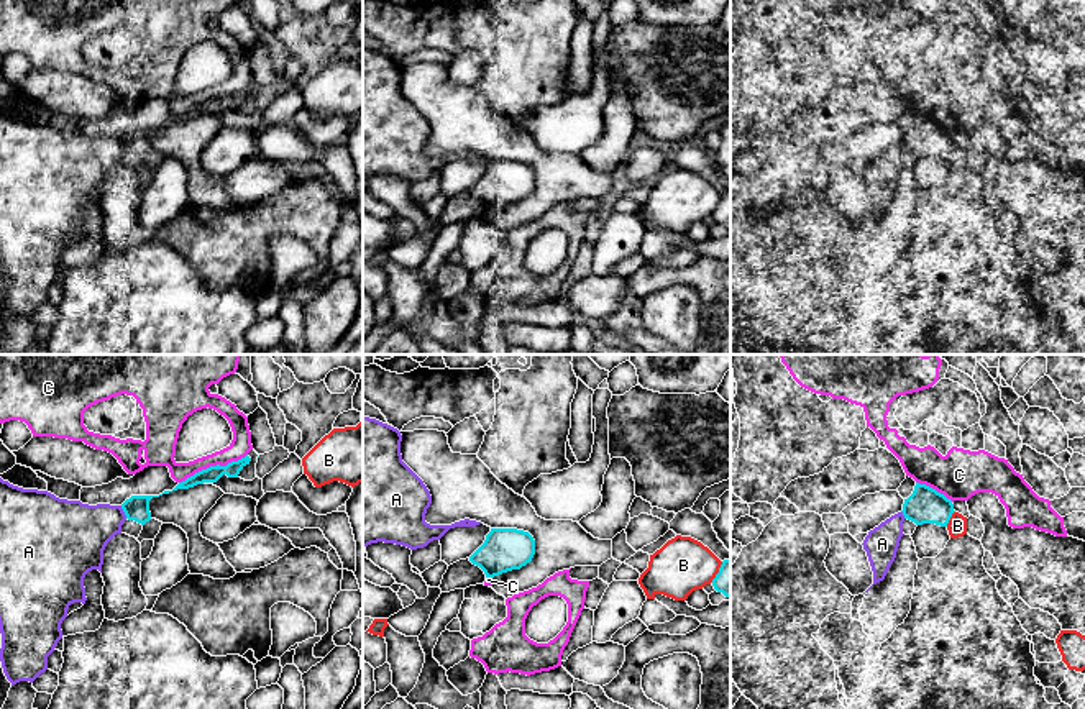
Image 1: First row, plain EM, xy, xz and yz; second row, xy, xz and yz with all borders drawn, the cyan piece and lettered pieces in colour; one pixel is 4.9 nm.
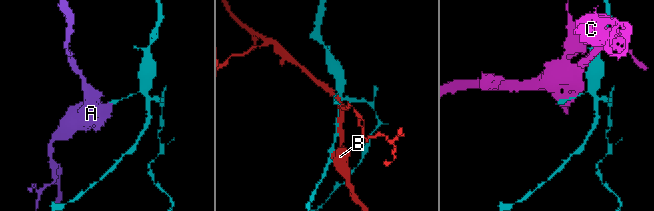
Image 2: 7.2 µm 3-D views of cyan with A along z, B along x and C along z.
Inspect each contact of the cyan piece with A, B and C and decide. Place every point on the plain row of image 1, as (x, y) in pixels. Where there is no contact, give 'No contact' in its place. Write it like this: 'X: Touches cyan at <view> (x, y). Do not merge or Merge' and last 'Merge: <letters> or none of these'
A: Touches cyan at xy (123, 143). Do not merge
B: Touches cyan at yz (949, 151). Do not merge
C: Touches cyan at xy (212, 99). Do not merge
Merge: none of these

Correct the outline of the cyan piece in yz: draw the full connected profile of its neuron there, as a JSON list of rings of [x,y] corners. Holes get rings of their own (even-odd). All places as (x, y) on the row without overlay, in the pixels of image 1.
[[[916,115],[913,126],[903,136],[904,151],[916,158],[936,156],[947,159],[954,143],[954,136],[936,121]]]

